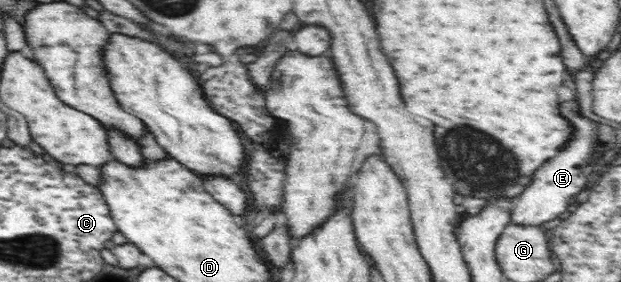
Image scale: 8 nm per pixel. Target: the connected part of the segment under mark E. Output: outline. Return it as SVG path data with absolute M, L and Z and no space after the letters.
M577 97L561 104L561 114L571 121L573 138L533 174L531 184L519 194L517 204L510 210L513 225L540 226L544 222L554 220L572 206L576 196L584 187L590 185L593 179L592 163L596 160L592 157L598 152L598 124L581 114Z

